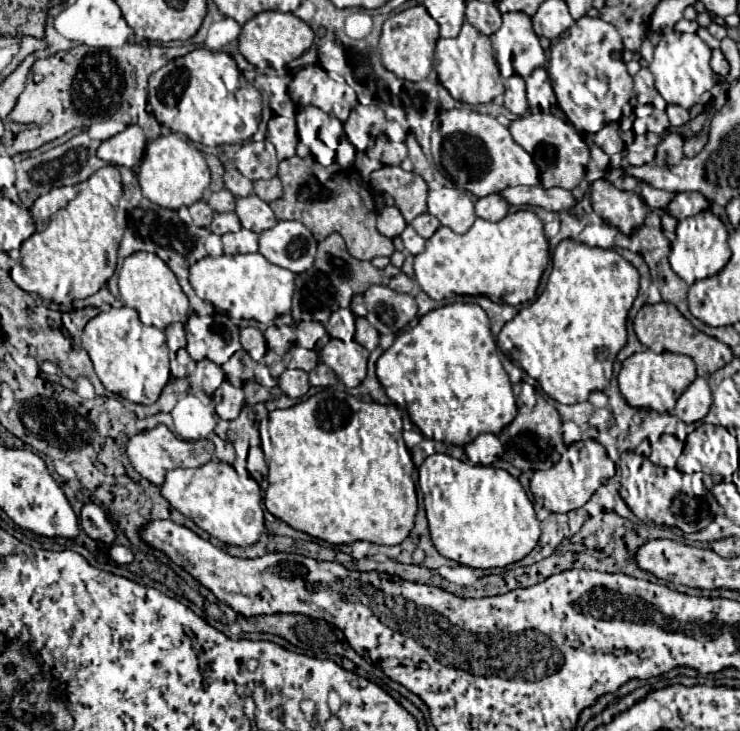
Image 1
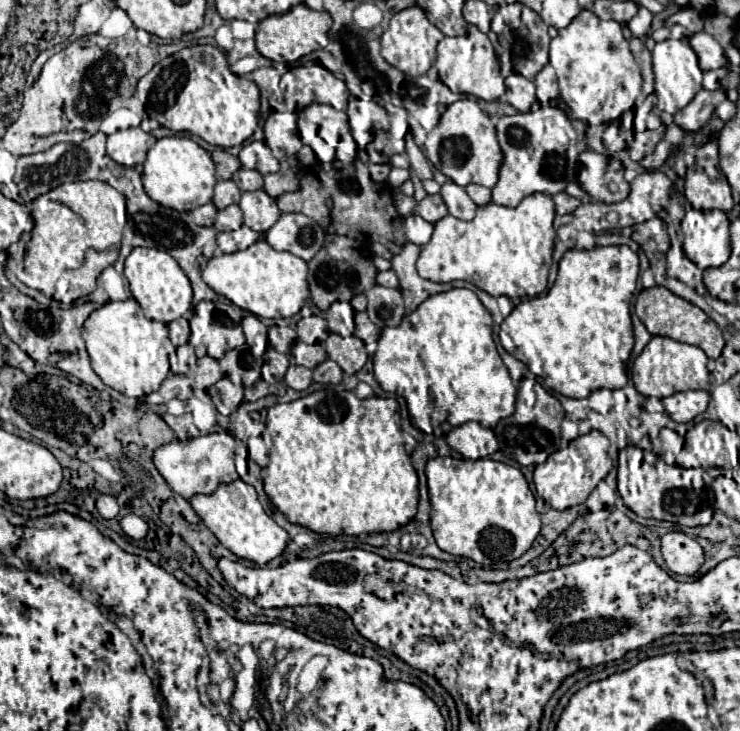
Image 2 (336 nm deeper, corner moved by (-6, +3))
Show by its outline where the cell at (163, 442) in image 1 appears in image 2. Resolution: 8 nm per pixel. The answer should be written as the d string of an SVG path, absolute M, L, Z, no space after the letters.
M215 432L207 436L197 436L185 442L169 442L155 450L155 466L161 472L161 476L167 480L169 488L189 500L195 494L213 494L219 484L227 484L237 480L235 464L235 438L229 432Z

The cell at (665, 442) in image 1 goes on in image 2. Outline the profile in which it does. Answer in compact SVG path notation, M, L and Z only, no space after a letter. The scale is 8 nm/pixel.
M665 427L659 432L659 436L652 442L653 452L666 464L675 463L676 456L681 452L684 445L684 437L677 432Z

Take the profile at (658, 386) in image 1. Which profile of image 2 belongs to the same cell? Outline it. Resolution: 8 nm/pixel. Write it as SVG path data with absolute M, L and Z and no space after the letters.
M653 336L633 364L633 382L643 396L665 398L683 390L709 390L707 354L691 344L683 344L665 336Z

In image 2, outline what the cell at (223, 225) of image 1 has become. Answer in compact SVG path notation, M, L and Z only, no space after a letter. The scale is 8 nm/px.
M233 204L233 206L219 210L213 228L217 232L227 232L227 230L237 230L241 224L243 224L243 212L237 204Z

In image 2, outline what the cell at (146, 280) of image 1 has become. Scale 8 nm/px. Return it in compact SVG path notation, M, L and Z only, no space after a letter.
M135 248L125 260L125 276L131 284L133 298L139 302L149 320L169 324L171 320L181 318L191 308L193 290L189 278L175 262L175 258L167 252L161 252L157 248Z

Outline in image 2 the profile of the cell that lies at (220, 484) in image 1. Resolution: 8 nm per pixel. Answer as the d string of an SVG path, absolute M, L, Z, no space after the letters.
M243 480L221 484L211 496L193 496L191 506L225 548L229 548L235 556L251 560L259 566L265 566L273 558L281 556L289 542L289 534L263 510L255 488Z

